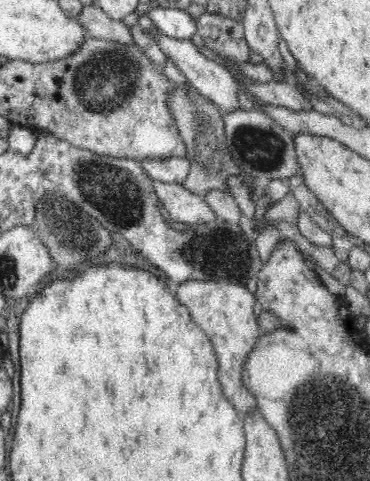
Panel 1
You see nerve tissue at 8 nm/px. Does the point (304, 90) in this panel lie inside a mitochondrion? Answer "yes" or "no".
no

